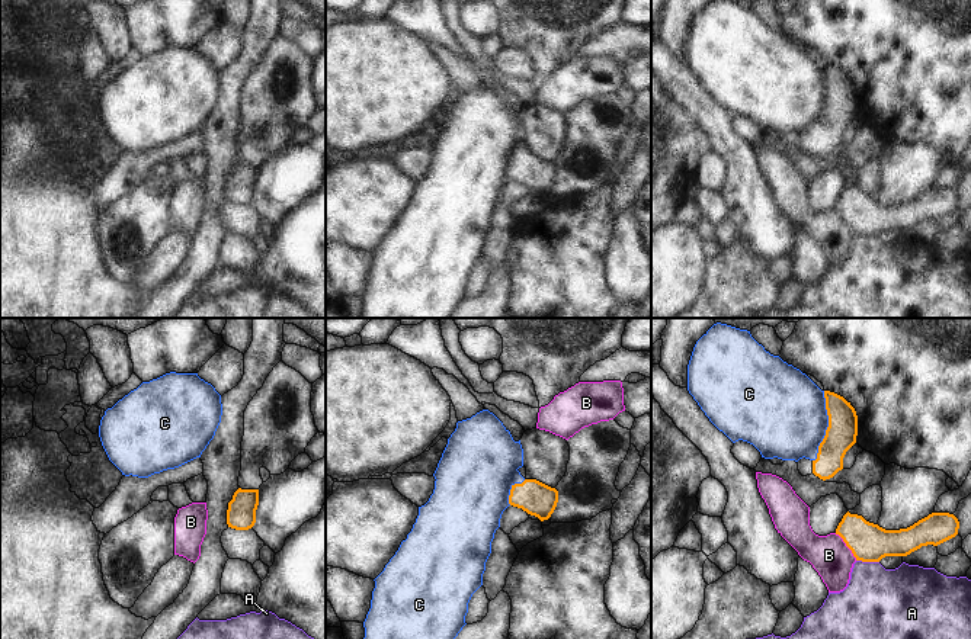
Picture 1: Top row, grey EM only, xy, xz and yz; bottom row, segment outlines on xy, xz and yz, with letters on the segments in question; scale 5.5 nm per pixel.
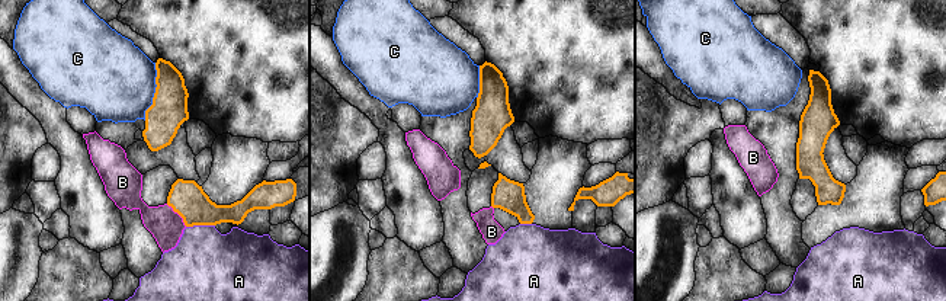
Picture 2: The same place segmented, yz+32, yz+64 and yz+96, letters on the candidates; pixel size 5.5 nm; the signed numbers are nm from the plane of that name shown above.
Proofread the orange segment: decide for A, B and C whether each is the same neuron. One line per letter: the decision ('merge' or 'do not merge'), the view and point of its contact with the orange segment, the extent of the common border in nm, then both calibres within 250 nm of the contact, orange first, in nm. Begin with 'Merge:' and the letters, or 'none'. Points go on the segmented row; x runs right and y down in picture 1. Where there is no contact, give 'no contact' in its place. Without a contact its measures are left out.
Merge: none
A: do not merge; meets orange in yz at (868, 561); contact 130 nm long; 220 nm thick on the orange side, 400 nm on the other
B: do not merge; meets orange in yz at (846, 545); contact 200 nm long; 220 nm thick on the orange side, 220 nm on the other
C: do not merge; meets orange in yz at (829, 426); contact 400 nm long; 170 nm thick on the orange side, 460 nm on the other

